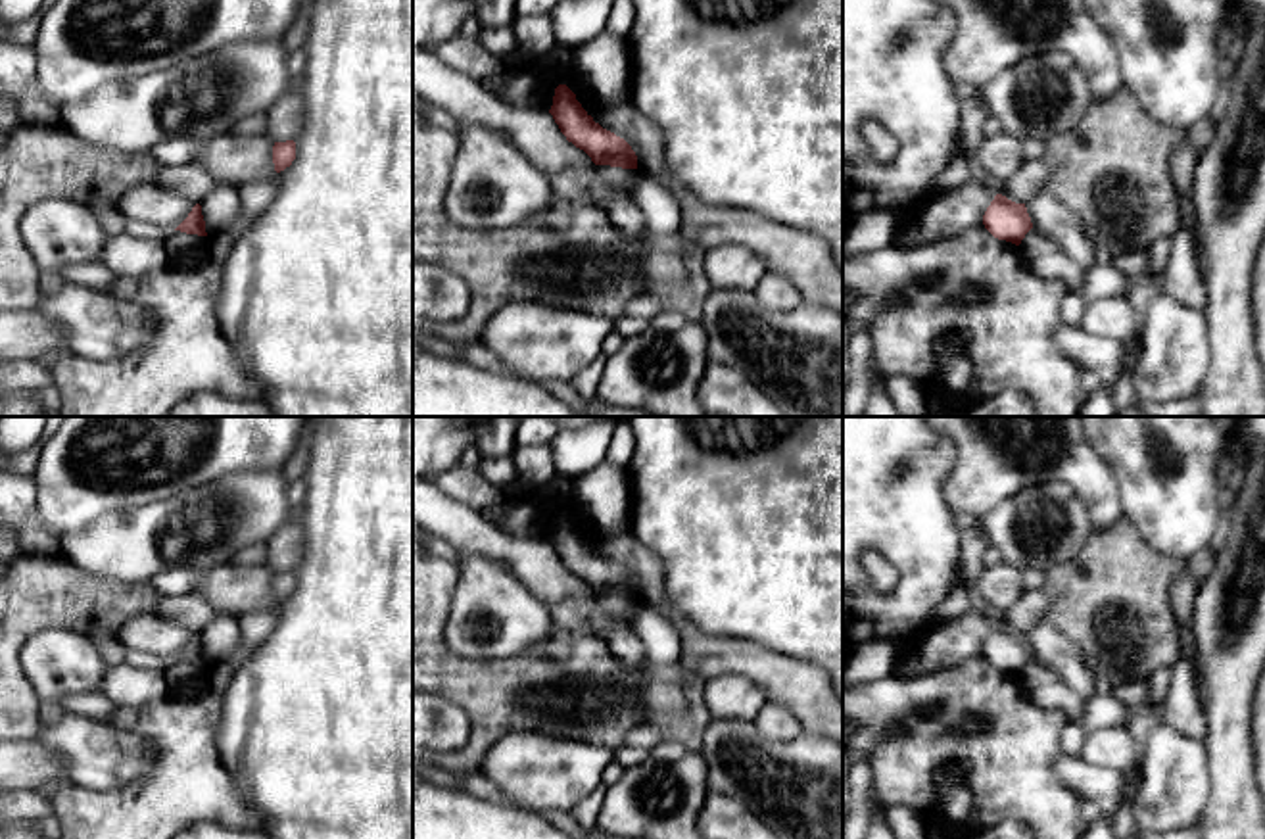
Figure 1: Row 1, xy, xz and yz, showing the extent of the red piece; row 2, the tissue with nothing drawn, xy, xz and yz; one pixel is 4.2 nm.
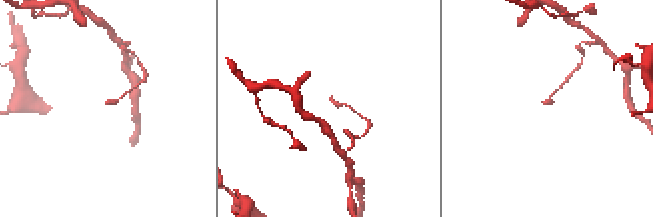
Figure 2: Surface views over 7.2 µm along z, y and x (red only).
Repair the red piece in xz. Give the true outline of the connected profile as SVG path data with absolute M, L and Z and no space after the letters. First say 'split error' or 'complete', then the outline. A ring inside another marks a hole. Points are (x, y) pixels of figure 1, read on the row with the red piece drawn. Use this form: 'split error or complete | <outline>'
complete | M566 84L555 88L549 113L566 140L584 150L595 165L637 169L637 156L632 146L595 123Z

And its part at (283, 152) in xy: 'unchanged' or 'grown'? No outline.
unchanged

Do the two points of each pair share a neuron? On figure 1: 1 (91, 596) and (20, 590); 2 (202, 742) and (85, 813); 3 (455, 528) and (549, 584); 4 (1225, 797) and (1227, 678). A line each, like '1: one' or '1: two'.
1: one
2: one
3: one
4: one

